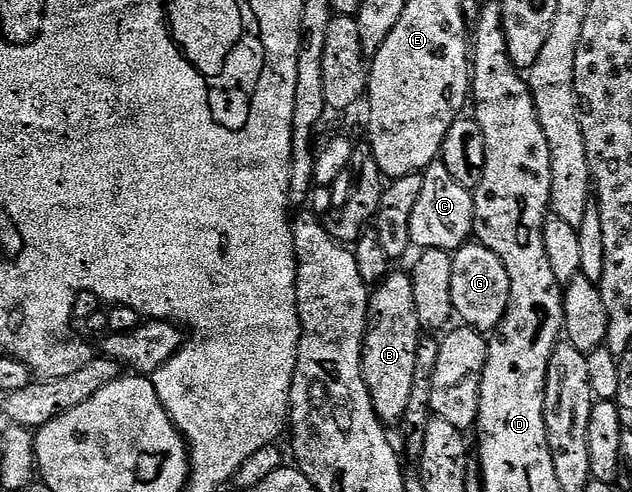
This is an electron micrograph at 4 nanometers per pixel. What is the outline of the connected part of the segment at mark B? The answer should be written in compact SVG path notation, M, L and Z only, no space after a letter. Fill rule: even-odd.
M393 270L383 283L370 295L370 322L368 334L364 337L364 380L381 423L391 425L405 418L410 405L411 391L414 389L415 361L422 338L420 318L416 312L414 285L411 274Z

